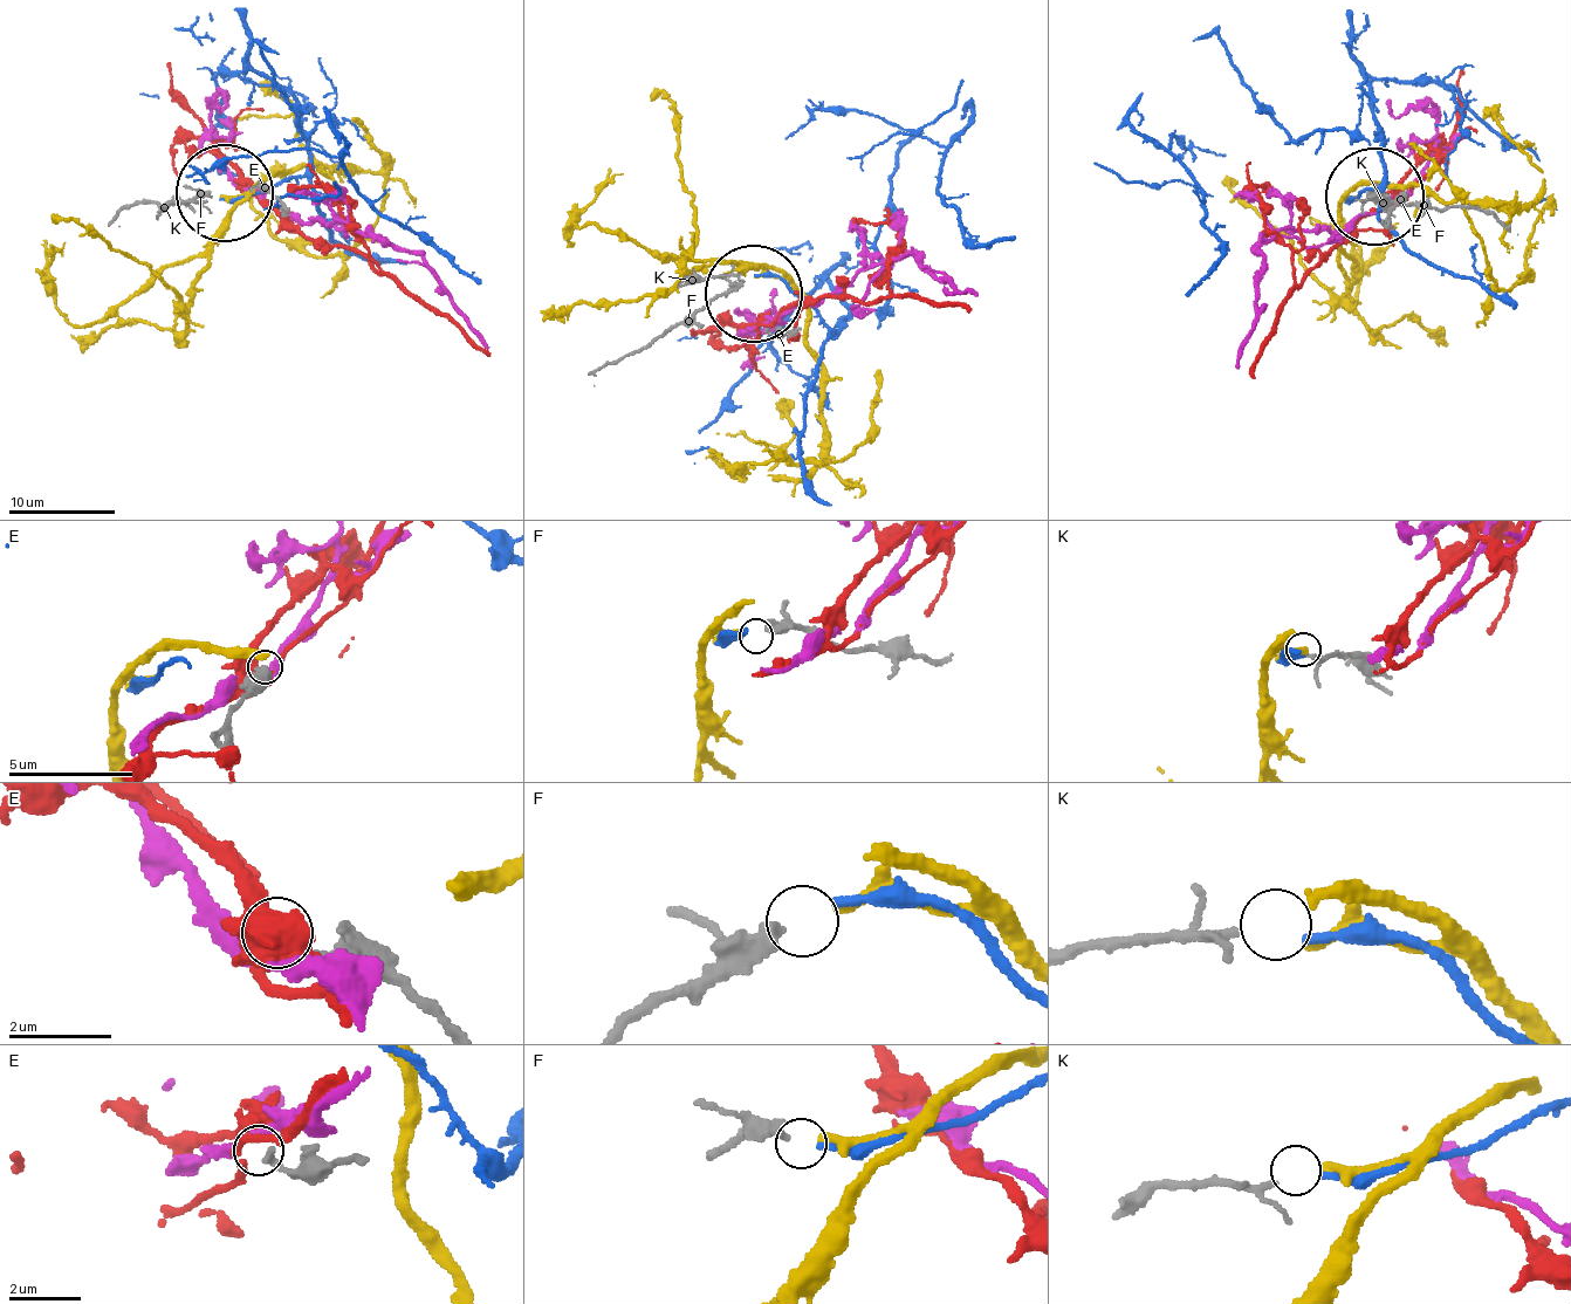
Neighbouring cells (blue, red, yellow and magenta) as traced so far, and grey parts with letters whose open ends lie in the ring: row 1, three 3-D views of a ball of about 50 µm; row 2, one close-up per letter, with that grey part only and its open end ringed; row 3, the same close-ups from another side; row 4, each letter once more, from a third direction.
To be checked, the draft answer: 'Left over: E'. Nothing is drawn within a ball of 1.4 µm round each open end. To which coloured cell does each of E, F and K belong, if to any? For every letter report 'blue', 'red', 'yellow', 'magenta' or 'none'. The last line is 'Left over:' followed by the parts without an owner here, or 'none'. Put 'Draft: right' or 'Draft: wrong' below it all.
E: none
F: yellow
K: blue
Left over: E
Draft: right

